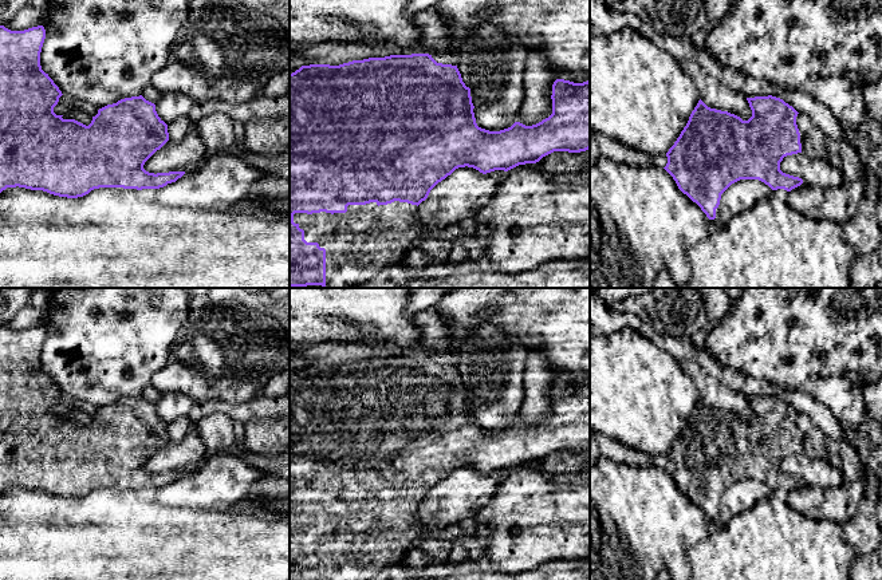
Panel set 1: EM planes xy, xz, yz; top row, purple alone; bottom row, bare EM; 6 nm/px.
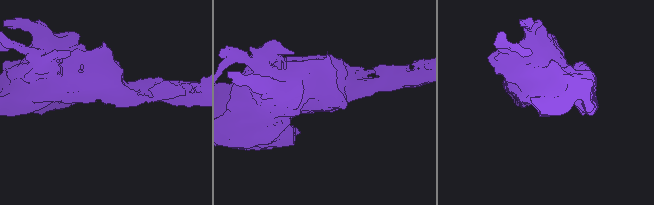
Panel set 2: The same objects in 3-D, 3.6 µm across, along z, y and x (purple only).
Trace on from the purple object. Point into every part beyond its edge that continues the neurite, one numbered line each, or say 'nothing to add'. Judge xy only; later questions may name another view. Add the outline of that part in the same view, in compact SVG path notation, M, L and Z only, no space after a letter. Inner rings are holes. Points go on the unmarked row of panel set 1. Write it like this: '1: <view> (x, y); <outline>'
nothing to add

